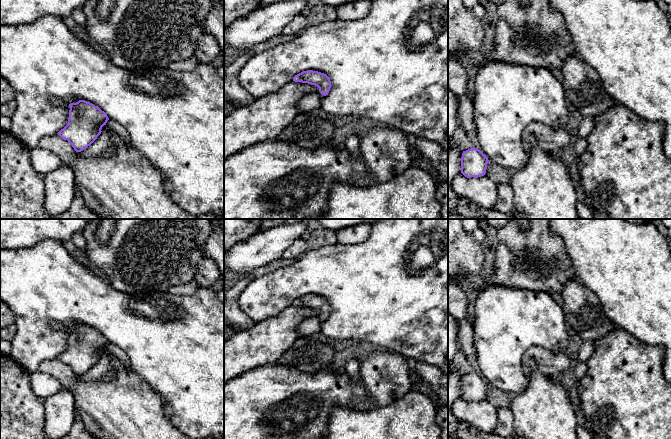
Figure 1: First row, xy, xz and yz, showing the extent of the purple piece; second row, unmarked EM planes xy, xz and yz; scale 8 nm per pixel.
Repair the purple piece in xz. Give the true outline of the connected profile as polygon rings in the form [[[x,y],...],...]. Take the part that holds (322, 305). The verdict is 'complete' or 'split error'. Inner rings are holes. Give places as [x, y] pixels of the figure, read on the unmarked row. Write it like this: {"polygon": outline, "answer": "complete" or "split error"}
{"polygon": [[[307,294],[295,299],[293,305],[308,307],[319,312],[318,316],[304,319],[297,327],[298,332],[302,336],[311,336],[321,333],[321,323],[328,319],[331,312],[330,302],[324,297]]], "answer": "split error"}

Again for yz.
{"polygon": [[[472,372],[463,375],[461,381],[461,397],[467,401],[484,400],[489,384],[479,373]]], "answer": "complete"}

